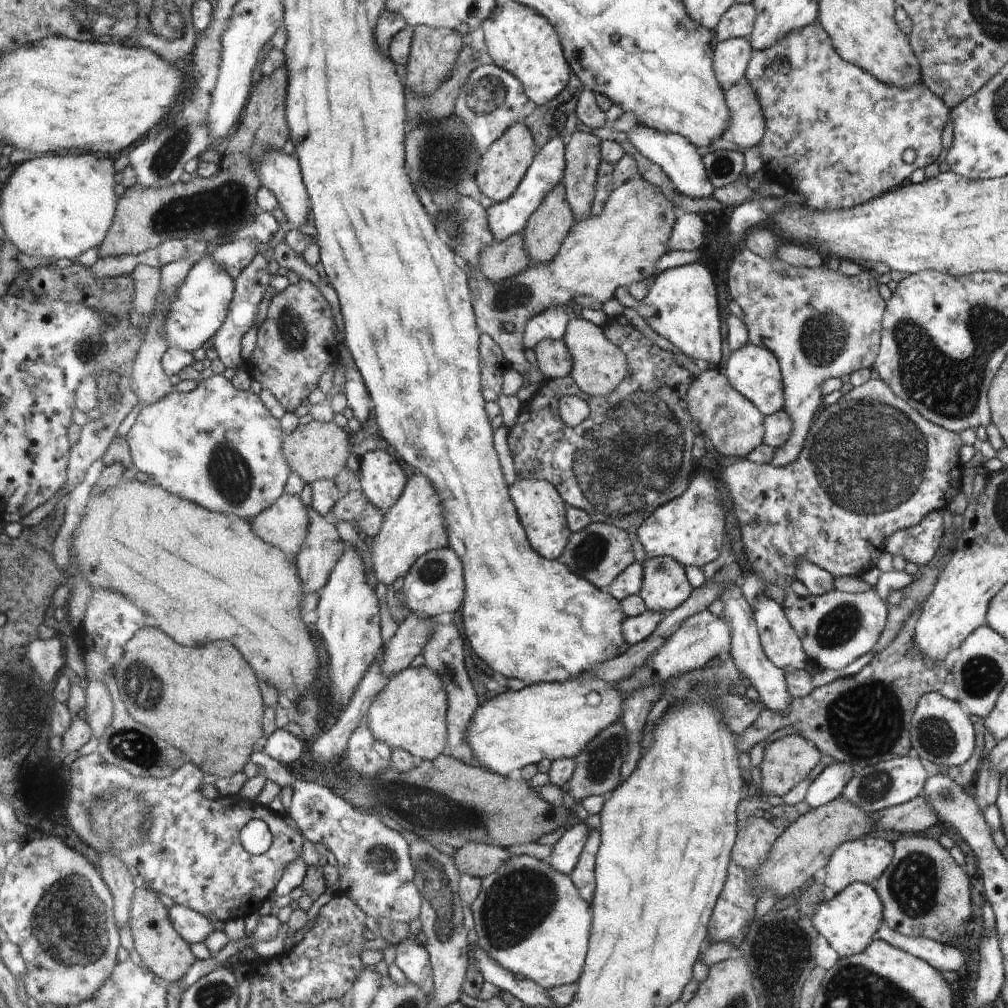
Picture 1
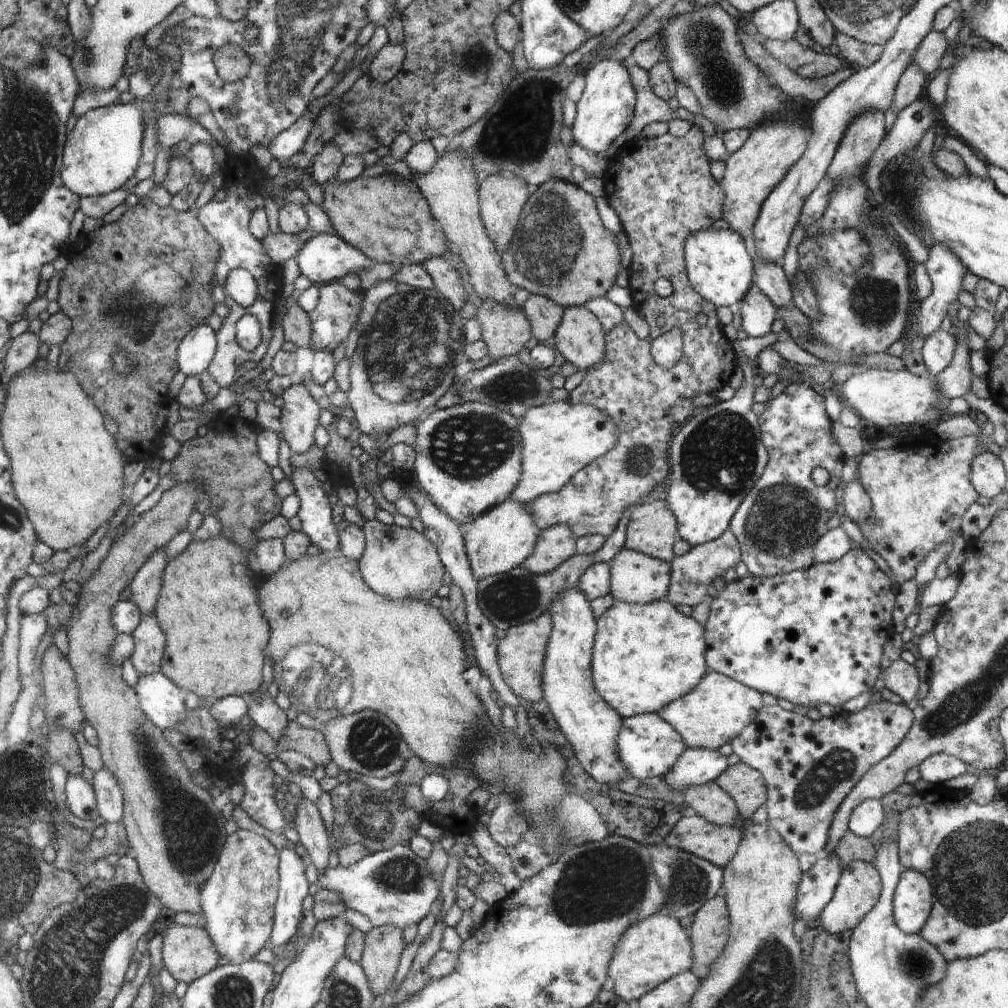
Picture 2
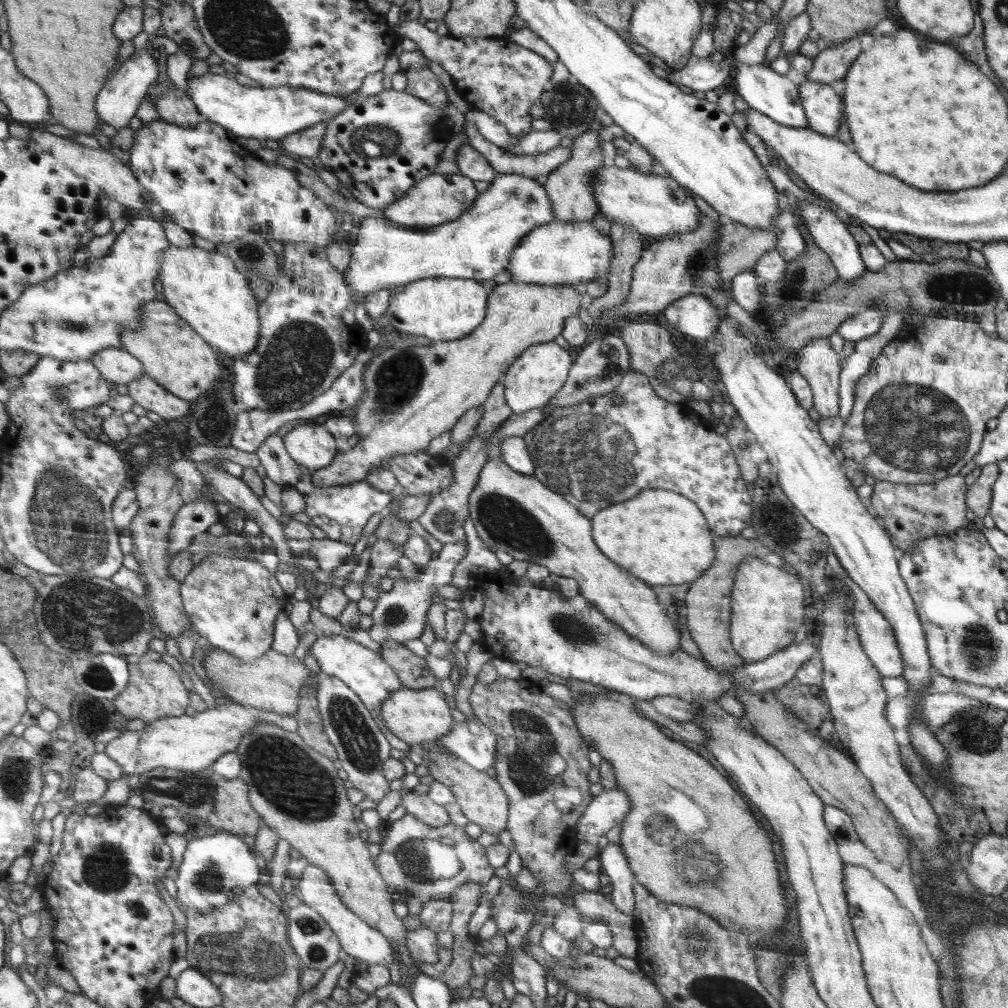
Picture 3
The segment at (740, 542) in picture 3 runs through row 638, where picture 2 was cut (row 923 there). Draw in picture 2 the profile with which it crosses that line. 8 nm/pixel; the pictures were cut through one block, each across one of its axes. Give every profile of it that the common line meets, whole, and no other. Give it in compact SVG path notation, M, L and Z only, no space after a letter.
M721 891L697 911L688 930L693 944L692 972L698 979L706 978L713 963L724 953L731 929L728 904L724 892Z

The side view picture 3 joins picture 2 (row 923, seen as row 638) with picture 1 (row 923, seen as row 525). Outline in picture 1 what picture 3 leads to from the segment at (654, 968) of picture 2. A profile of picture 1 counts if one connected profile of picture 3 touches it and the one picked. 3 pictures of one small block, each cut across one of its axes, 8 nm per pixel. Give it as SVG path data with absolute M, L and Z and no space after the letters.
M511 856L510 861L500 869L482 879L480 896L470 909L474 918L476 944L506 972L520 974L546 990L580 980L592 936L593 910L568 874L554 870L552 864L534 856Z

